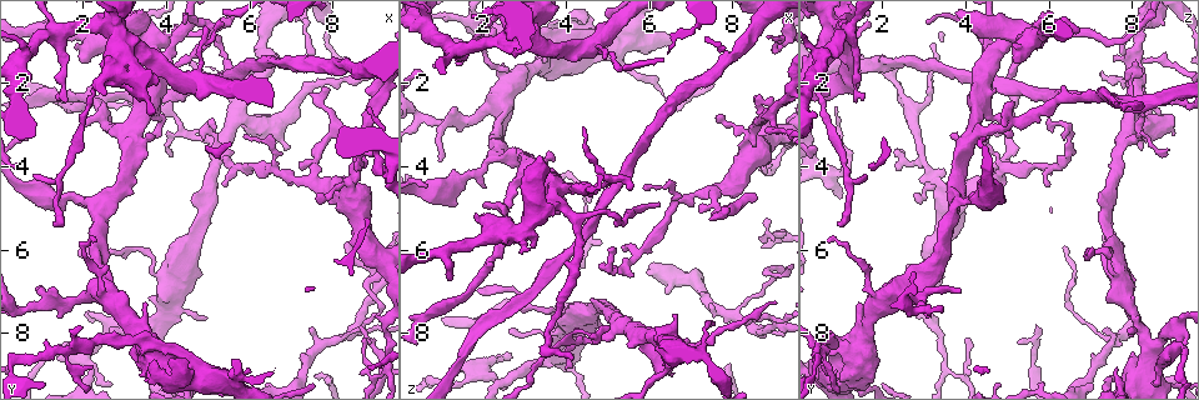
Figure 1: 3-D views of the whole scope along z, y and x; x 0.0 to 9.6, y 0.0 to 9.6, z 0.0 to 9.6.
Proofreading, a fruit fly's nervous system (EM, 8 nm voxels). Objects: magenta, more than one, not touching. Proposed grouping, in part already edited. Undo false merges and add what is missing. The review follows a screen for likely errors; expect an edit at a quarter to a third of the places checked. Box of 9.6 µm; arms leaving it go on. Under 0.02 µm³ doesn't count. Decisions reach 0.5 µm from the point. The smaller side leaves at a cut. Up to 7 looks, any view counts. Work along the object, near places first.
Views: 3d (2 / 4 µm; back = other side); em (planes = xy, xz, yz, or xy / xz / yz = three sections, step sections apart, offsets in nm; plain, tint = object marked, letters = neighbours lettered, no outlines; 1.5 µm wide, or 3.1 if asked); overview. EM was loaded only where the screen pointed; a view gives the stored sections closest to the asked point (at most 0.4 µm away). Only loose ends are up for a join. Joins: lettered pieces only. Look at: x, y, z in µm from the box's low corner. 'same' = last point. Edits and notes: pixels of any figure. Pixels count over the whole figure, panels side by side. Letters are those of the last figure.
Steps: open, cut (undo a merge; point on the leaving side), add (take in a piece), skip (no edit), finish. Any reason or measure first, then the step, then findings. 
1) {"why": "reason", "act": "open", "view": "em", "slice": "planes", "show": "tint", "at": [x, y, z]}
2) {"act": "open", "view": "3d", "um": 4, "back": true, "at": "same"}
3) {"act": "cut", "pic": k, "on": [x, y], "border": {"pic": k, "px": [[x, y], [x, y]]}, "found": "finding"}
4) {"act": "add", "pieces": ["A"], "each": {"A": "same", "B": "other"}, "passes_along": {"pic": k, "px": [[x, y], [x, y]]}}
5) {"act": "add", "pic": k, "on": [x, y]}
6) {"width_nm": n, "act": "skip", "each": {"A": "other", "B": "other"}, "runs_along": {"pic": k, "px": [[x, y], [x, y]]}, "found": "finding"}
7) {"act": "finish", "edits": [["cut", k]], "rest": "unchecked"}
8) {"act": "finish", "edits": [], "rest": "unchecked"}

{"why": "tapers out", "act": "open", "view": "3d", "um": 4, "at": [5.40, 0.60, 1.60]}

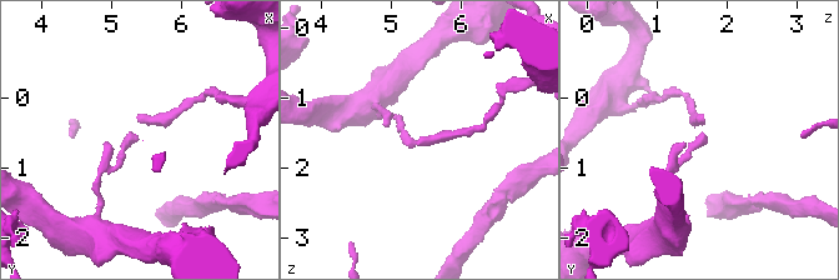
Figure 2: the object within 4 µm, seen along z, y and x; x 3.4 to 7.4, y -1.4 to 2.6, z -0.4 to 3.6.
{"act": "open", "view": "em", "slice": "xy", "step": 4, "show": "plain", "at": [5.35, 0.65, 1.65]}

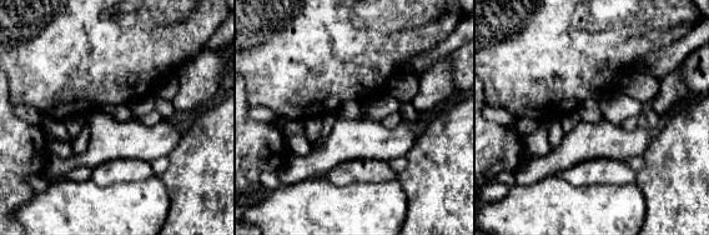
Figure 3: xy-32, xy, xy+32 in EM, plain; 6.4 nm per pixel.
{"act": "open", "view": "em", "slice": "xy", "step": 4, "show": "letters", "at": "same"}

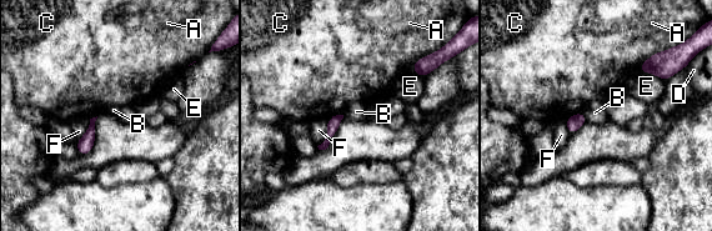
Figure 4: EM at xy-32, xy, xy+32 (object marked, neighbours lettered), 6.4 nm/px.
{"act": "skip", "each": {"A": "other", "B": "other", "C": "other", "D": "other", "E": "other", "F": "other"}, "found": "no lettered piece goes on from it"}

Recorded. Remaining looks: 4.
{"why": "thin neck", "act": "open", "view": "em", "slice": "xz", "step": 8, "show": "tint", "at": [3.60, 6.15, 7.40]}

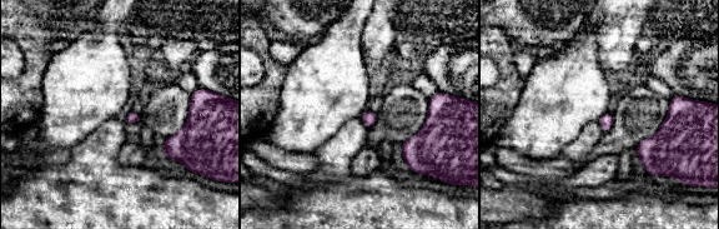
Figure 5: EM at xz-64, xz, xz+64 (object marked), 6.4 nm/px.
{"why": "another direction", "act": "open", "view": "em", "slice": "planes", "show": "letters", "at": "same"}

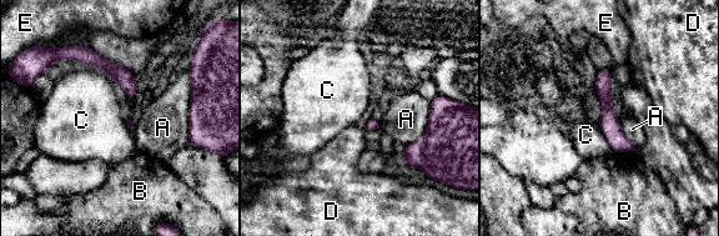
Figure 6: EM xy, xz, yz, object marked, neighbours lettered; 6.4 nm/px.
{"act": "skip", "each": {"A": "other", "B": "other", "C": "other", "D": "other", "E": "other"}, "found": "all the same cell"}

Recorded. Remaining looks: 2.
{"act": "finish", "edits": [], "rest": "unchecked"}

